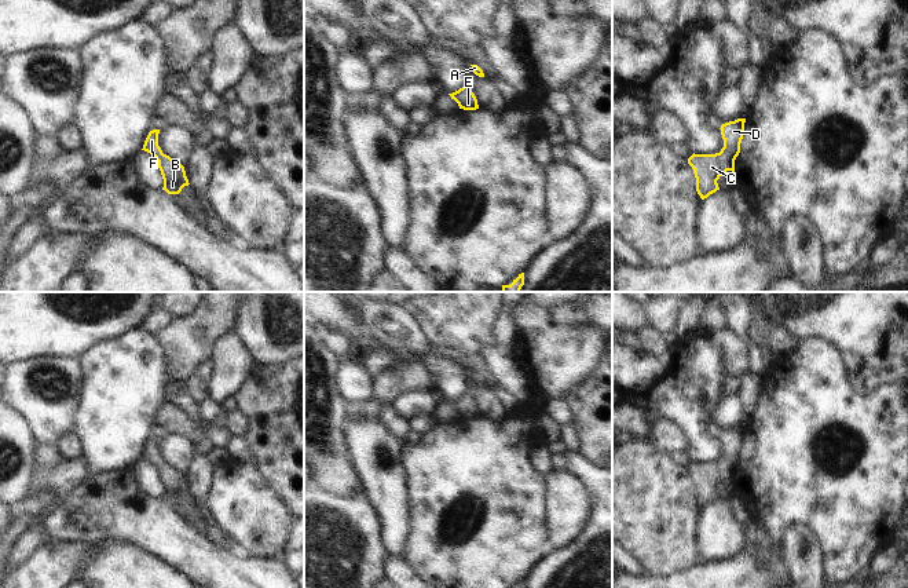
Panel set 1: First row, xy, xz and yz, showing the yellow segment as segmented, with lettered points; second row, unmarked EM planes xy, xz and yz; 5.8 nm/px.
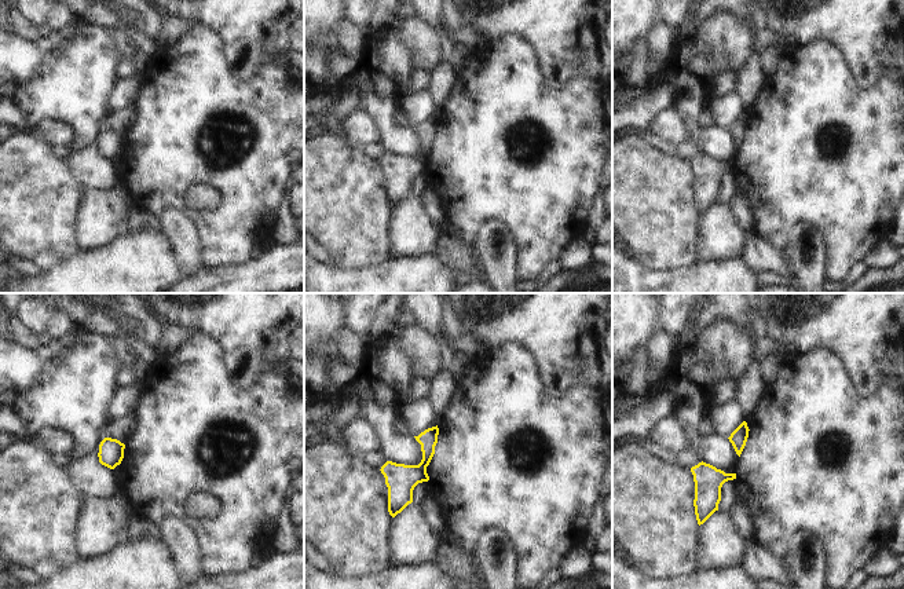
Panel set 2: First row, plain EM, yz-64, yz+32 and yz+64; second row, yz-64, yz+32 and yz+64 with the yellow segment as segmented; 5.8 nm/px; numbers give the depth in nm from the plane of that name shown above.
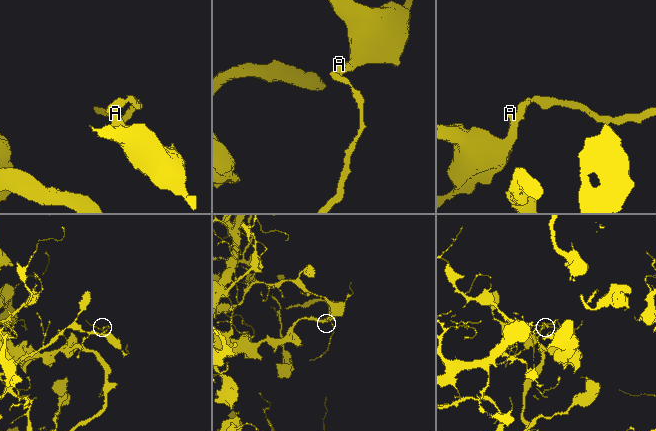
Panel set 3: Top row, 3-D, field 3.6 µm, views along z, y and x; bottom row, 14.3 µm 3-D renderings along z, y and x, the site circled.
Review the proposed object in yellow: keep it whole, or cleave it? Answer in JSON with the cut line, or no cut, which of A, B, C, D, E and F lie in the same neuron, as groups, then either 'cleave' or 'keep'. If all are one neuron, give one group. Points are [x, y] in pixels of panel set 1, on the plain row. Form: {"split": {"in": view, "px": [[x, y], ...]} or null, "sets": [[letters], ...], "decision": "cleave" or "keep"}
{"split": null, "sets": [["A", "B", "C", "D", "E", "F"]], "decision": "keep"}

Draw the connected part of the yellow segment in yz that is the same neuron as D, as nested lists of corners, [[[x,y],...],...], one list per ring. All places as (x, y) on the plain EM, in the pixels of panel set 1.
[[[746,427],[721,434],[724,456],[715,463],[692,463],[688,472],[696,486],[696,500],[702,508],[720,498],[717,489],[726,481],[735,481],[735,468],[740,461]]]

